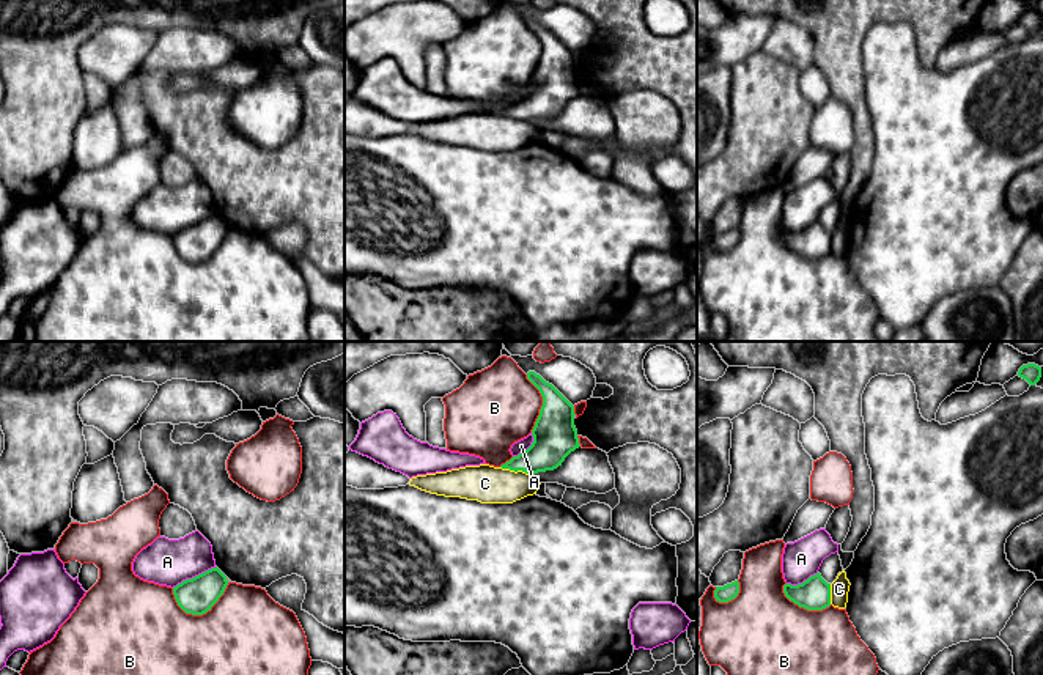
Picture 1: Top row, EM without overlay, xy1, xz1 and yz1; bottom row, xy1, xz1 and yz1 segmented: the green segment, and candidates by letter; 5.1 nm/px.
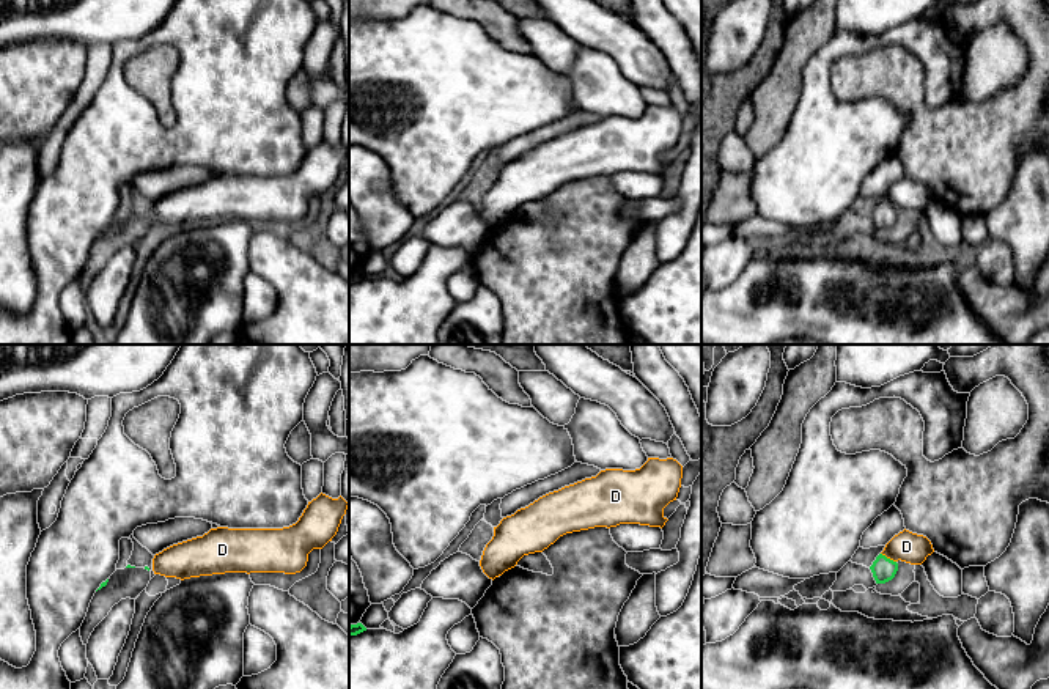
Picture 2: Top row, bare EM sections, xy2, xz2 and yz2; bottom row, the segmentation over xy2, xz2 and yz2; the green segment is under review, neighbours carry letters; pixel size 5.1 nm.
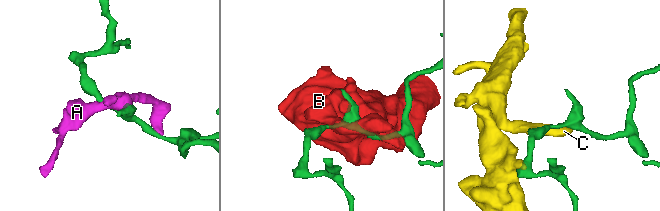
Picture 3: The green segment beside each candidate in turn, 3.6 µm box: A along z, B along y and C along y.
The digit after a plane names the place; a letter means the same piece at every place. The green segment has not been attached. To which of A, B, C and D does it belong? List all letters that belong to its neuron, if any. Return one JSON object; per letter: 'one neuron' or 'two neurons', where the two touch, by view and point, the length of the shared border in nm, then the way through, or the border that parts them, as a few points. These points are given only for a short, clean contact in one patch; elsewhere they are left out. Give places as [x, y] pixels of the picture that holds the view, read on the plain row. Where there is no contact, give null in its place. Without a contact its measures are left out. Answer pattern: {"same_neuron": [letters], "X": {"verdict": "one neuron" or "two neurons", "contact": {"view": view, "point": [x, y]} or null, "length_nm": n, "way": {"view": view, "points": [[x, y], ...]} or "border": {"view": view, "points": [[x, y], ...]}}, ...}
{"same_neuron": ["D"], "A": {"verdict": "two neurons", "contact": {"view": "xy1", "point": [195, 224]}, "length_nm": 260}, "B": {"verdict": "two neurons", "contact": {"view": "xy1", "point": [200, 261]}, "length_nm": 300}, "C": {"verdict": "two neurons", "contact": {"view": "xz1", "point": [516, 118]}, "length_nm": 180}, "D": {"verdict": "one neuron", "contact": {"view": "yz2", "point": [889, 206]}, "length_nm": 90, "way": {"view": "yz2", "points": [[883, 216], [889, 206], [901, 194], [906, 194]]}}}

